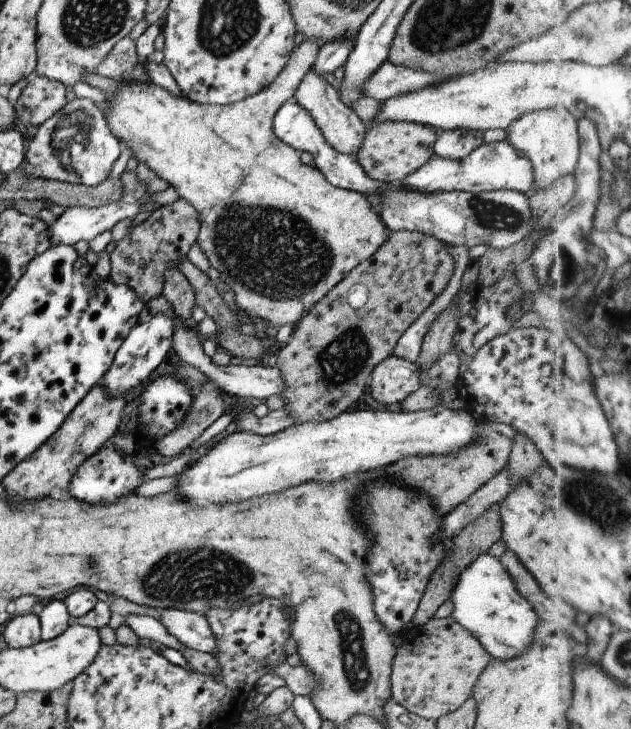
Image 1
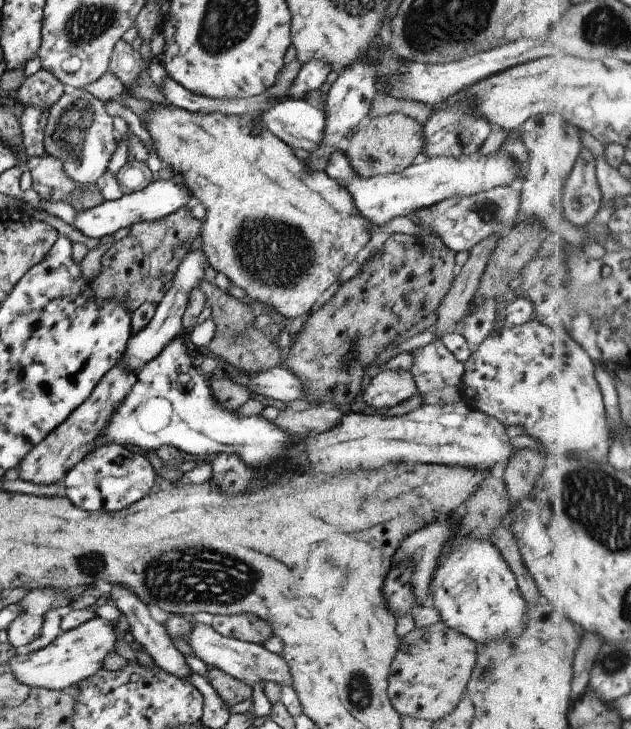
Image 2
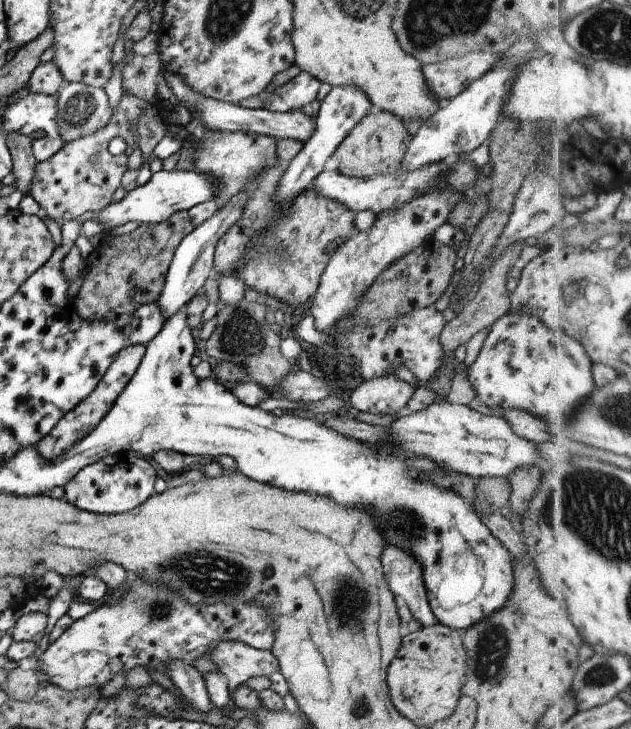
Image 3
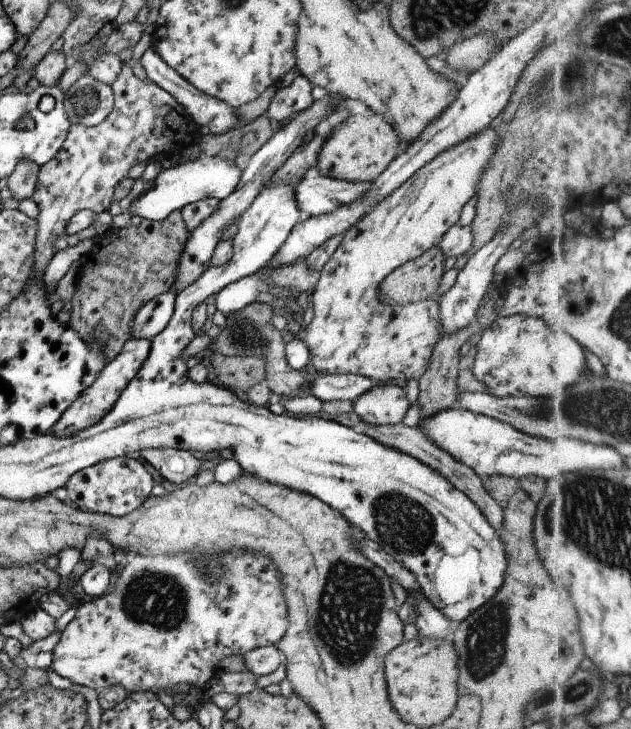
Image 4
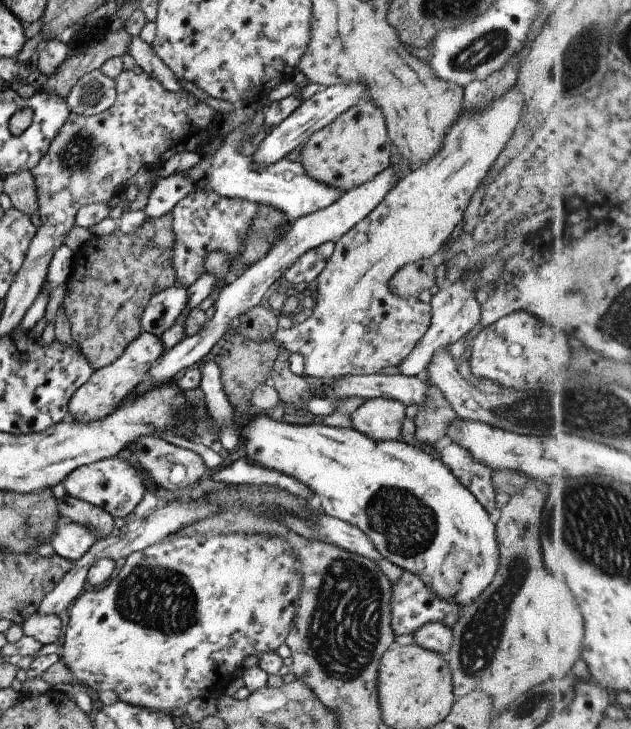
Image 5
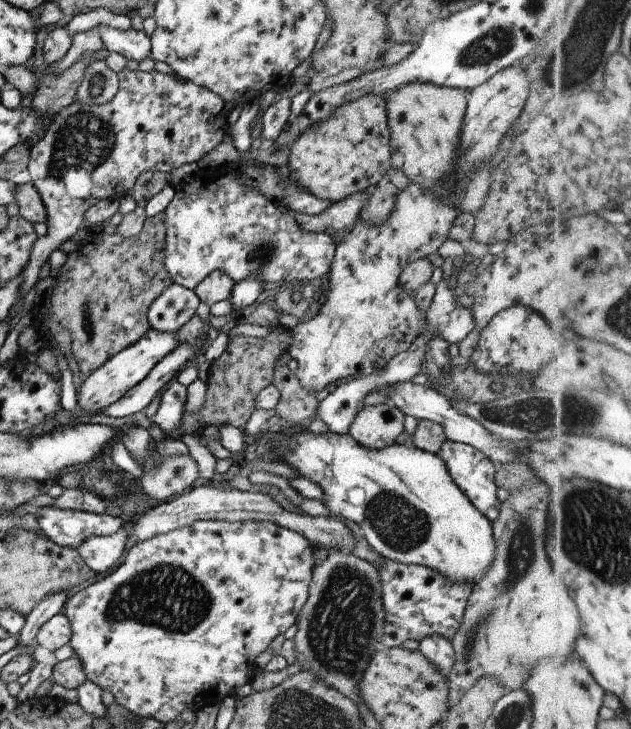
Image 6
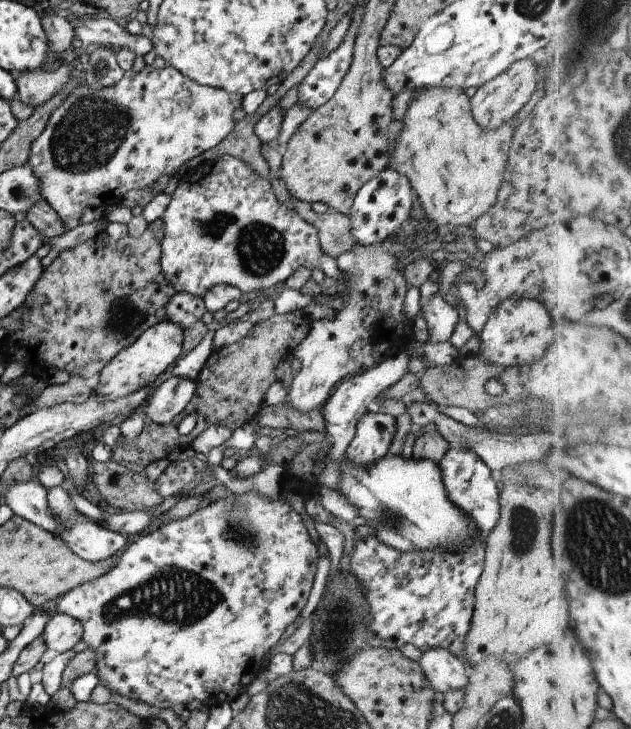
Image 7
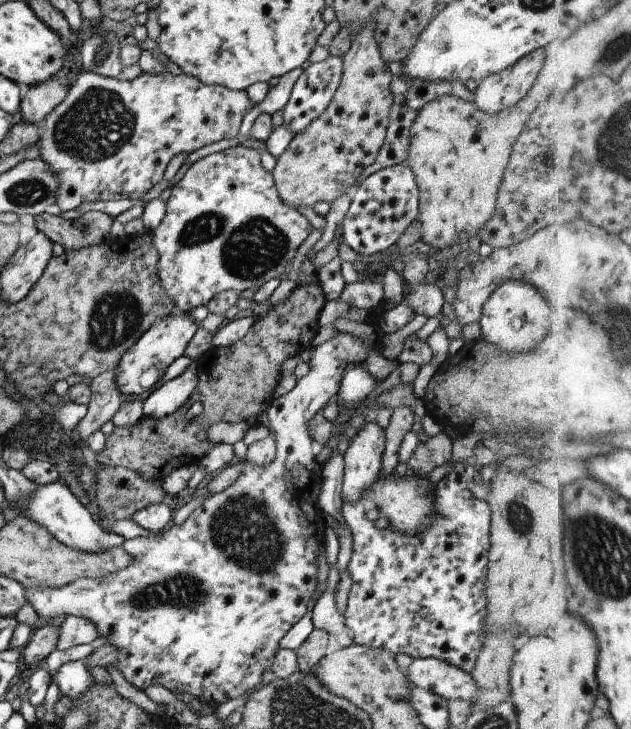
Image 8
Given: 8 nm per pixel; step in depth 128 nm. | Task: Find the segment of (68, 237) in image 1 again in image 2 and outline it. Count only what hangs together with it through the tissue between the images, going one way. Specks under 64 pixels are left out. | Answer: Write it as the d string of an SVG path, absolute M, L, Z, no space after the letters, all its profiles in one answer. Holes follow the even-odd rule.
M155 180L143 190L129 193L120 200L105 201L92 209L81 211L77 214L72 226L76 227L84 236L101 239L104 236L113 235L121 228L132 227L138 222L153 222L166 218L178 210L190 207L195 202L193 193L185 184L176 184L174 180Z

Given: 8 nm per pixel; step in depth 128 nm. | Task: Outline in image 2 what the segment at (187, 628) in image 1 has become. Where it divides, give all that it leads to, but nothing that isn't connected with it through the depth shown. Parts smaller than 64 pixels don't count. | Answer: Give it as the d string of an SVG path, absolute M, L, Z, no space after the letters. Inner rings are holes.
M192 620L192 632L188 636L188 644L192 648L194 655L202 660L207 666L218 667L223 673L229 674L247 685L253 687L262 680L272 680L278 684L292 686L292 674L282 656L278 656L266 650L262 645L250 644L249 641L226 638L218 634L210 624Z

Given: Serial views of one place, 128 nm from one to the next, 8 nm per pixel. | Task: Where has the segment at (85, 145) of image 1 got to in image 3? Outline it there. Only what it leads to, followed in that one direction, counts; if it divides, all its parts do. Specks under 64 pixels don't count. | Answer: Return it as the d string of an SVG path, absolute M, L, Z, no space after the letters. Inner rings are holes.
M72 82L57 95L58 125L66 143L93 134L113 116L104 87Z

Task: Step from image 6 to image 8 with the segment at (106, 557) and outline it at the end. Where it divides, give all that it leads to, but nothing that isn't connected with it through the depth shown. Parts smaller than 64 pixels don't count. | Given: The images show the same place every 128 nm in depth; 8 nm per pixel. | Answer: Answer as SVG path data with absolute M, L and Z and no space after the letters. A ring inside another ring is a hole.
M60 481L54 484L38 485L38 488L30 494L30 498L26 498L24 517L46 528L62 544L86 552L86 554L112 550L112 548L122 546L125 541L122 536L103 529L95 516L88 512L87 507L83 506L64 482Z

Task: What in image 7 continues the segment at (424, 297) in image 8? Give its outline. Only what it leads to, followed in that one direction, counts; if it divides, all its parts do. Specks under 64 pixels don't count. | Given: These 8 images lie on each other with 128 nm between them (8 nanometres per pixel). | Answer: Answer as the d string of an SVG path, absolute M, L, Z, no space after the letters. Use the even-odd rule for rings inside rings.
M437 293L421 307L422 316L428 325L432 343L451 341L458 321L457 310Z

